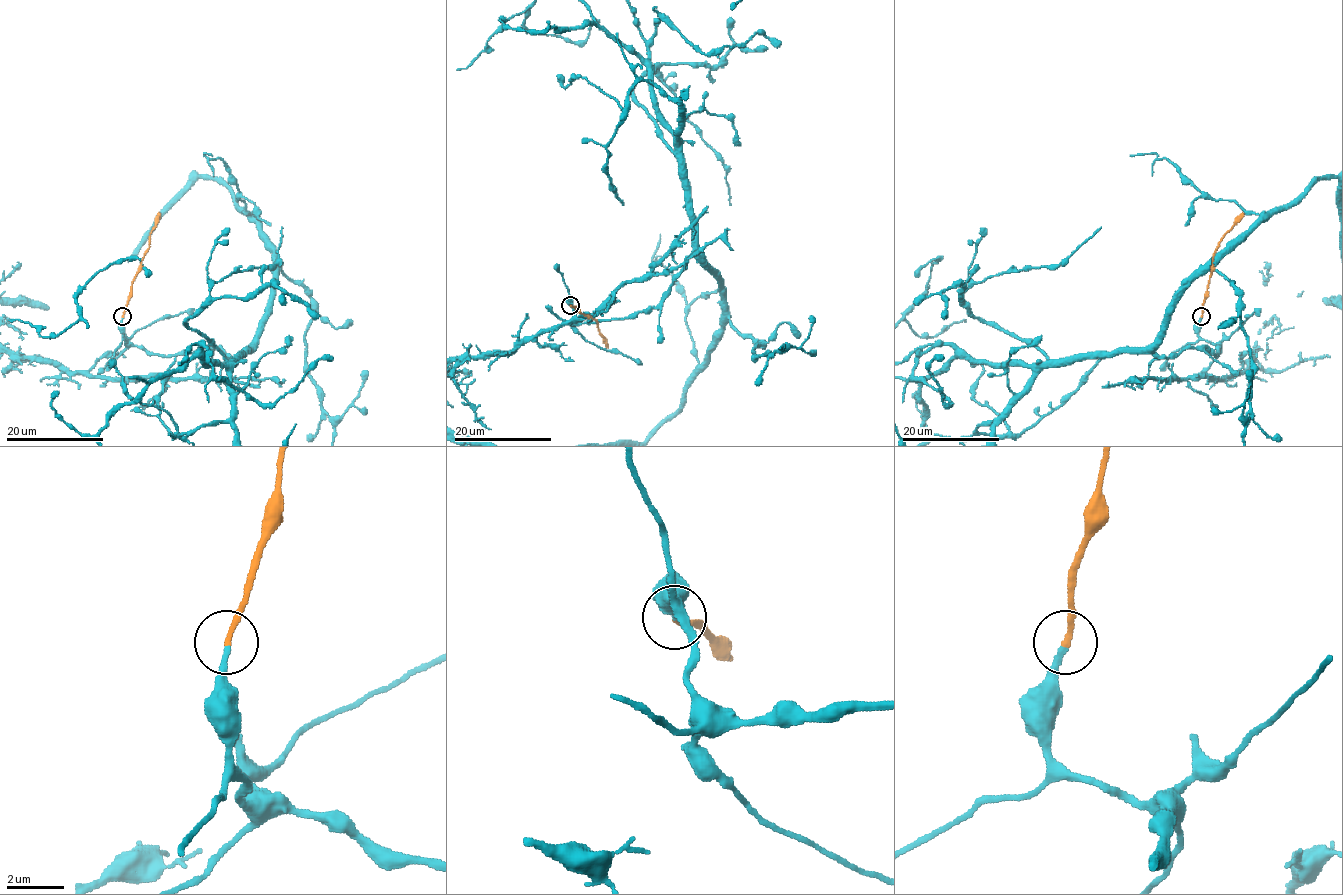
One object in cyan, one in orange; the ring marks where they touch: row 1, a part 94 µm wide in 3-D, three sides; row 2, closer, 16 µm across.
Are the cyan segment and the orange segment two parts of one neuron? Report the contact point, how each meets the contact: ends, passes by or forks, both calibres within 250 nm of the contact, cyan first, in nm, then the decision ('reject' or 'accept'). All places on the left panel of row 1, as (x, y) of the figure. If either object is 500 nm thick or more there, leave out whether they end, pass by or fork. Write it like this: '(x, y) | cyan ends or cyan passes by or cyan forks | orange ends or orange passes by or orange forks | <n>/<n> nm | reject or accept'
(122, 316) | cyan ends | orange ends | 200/200 nm | accept

